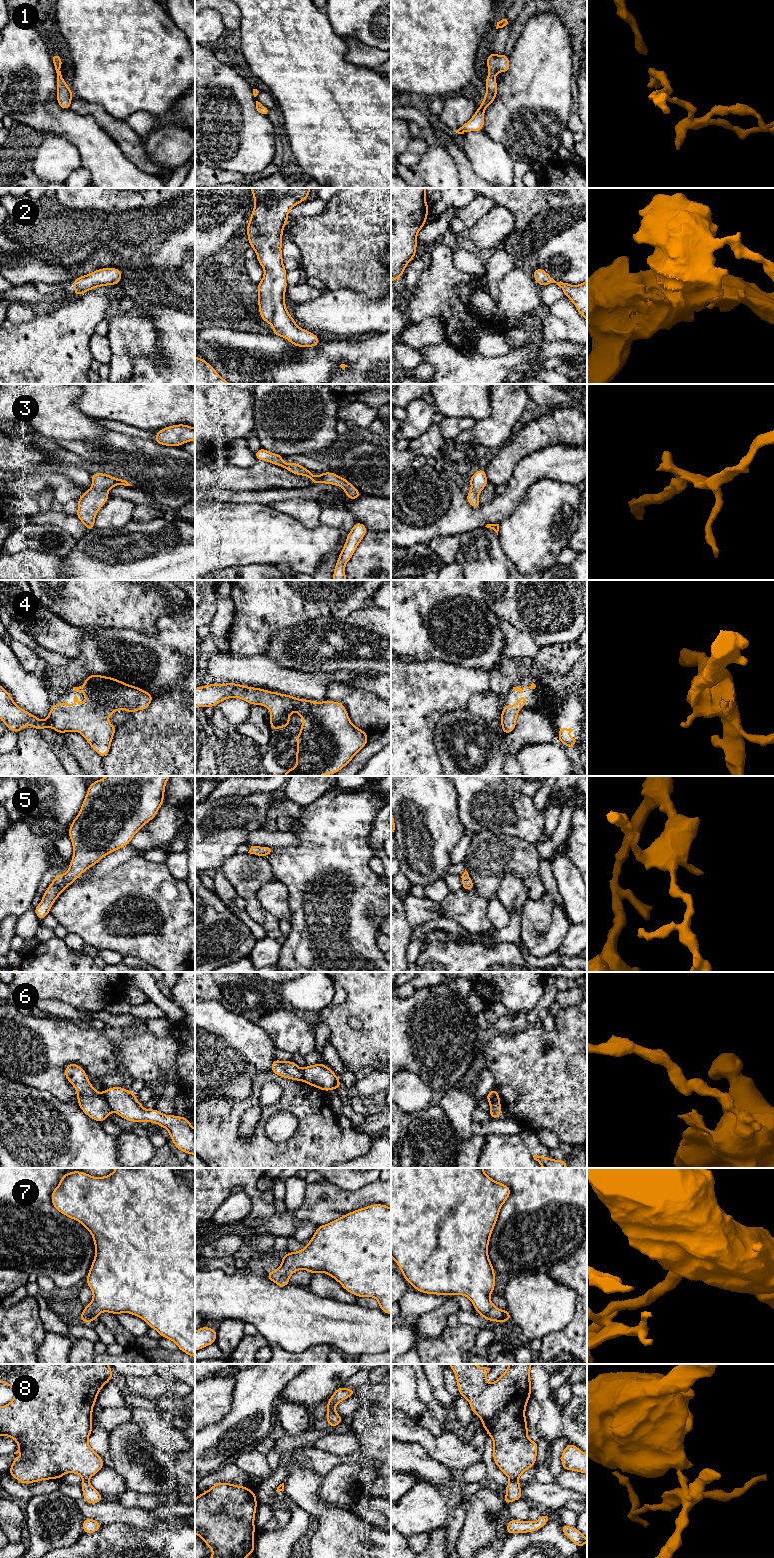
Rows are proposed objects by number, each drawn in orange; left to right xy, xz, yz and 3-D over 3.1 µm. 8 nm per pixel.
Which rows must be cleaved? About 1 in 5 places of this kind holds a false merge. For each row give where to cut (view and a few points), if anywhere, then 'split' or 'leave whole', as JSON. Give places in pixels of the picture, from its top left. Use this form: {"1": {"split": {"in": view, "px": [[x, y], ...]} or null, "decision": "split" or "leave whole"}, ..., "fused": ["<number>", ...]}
{"1": {"split": null, "decision": "leave whole"}, "2": {"split": null, "decision": "leave whole"}, "3": {"split": null, "decision": "leave whole"}, "4": {"split": null, "decision": "leave whole"}, "5": {"split": null, "decision": "leave whole"}, "6": {"split": {"in": "xy", "px": [[101, 1094], [111, 1110]]}, "decision": "split"}, "7": {"split": null, "decision": "leave whole"}, "8": {"split": {"in": "yz", "px": [[516, 1478], [510, 1480]]}, "decision": "split"}, "fused": ["6", "8"]}

